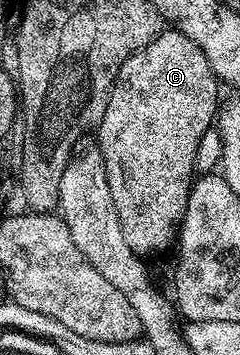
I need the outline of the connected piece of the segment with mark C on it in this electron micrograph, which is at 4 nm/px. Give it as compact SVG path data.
M176 27L166 28L119 67L107 111L103 111L95 138L103 155L107 187L111 187L111 199L115 199L119 227L123 227L123 239L127 239L127 247L142 259L174 248L187 211L189 188L195 180L199 141L215 125L219 108L217 88L219 82L211 71L211 63L207 63L207 55L203 55L203 51L199 51L199 47Z

